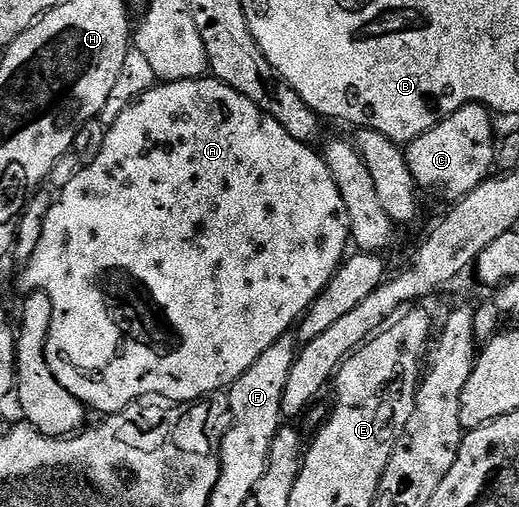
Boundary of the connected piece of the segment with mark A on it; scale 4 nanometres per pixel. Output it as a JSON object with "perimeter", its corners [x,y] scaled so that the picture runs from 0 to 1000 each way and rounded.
{"perimeter":[[[407,152],[345,156],[333,164],[316,160],[289,174],[285,181],[249,207],[218,250],[206,252],[197,298],[187,308],[175,308],[171,320],[164,320],[156,327],[150,343],[131,365],[114,371],[100,408],[92,414],[91,428],[85,430],[73,483],[52,513],[54,529],[46,535],[46,566],[48,576],[85,574],[100,590],[104,625],[89,673],[89,712],[94,714],[104,744],[123,767],[131,767],[154,795],[162,797],[164,805],[177,809],[179,803],[185,811],[200,811],[193,815],[233,811],[283,779],[328,787],[333,795],[366,795],[407,783],[426,767],[445,763],[447,753],[459,744],[466,744],[466,736],[474,736],[474,728],[482,728],[482,720],[489,720],[489,712],[497,712],[497,704],[505,704],[505,696],[513,696],[513,688],[520,688],[520,680],[528,680],[543,663],[557,659],[572,643],[574,631],[592,613],[593,604],[615,586],[620,570],[628,570],[632,556],[647,544],[647,535],[667,509],[667,497],[672,493],[669,487],[674,487],[678,454],[667,420],[667,396],[659,396],[659,381],[651,381],[651,365],[644,365],[644,349],[636,349],[636,333],[624,323],[622,304],[607,288],[582,278],[566,278],[566,270],[559,270],[559,262],[551,262],[551,254],[543,254],[543,247],[536,239],[528,239],[528,231],[509,227],[505,215],[497,215],[497,207],[489,207],[489,199],[466,191],[466,183],[443,176],[443,168],[424,164]]]}

